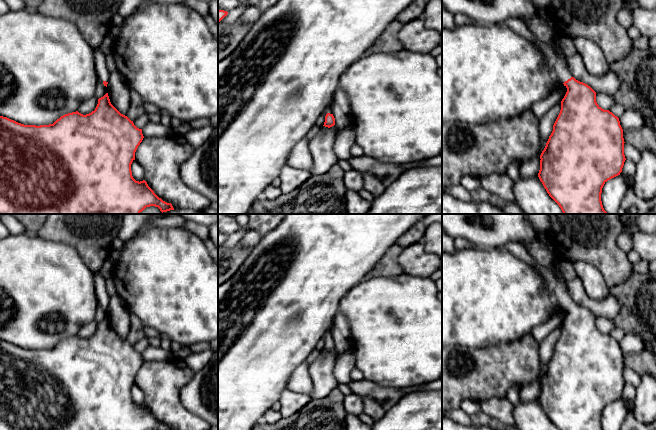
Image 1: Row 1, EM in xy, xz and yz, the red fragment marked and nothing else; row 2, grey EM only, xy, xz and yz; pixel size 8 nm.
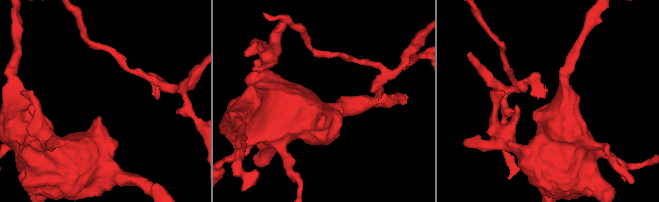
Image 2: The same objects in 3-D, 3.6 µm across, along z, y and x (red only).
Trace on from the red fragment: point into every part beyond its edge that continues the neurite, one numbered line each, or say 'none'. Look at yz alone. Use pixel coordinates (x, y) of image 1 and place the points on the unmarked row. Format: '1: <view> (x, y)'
1: yz (542, 255)

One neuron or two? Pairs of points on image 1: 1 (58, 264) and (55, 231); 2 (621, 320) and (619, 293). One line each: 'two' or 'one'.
1: two
2: one

